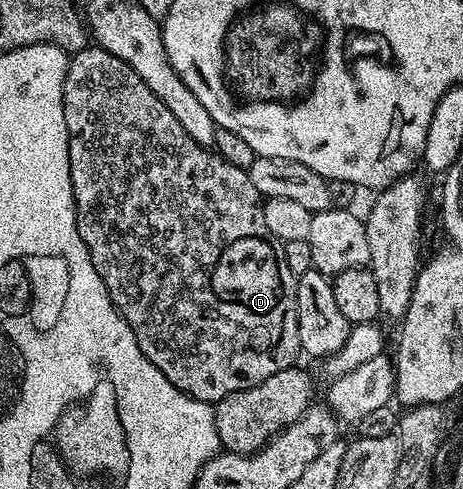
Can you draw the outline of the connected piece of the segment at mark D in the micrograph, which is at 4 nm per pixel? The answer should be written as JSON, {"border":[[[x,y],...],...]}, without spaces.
{"border":[[[91,44],[87,49],[70,55],[63,85],[63,107],[69,140],[69,176],[75,201],[77,232],[81,232],[81,240],[85,240],[93,268],[97,268],[109,292],[113,309],[119,313],[120,318],[127,321],[129,328],[133,328],[133,336],[137,336],[137,344],[141,344],[141,352],[149,356],[151,365],[157,367],[175,389],[196,398],[200,404],[217,403],[233,392],[253,388],[261,384],[261,380],[269,380],[269,376],[296,365],[300,361],[298,358],[301,358],[295,291],[297,275],[289,272],[289,264],[285,264],[283,243],[265,225],[261,195],[257,188],[253,188],[247,171],[229,164],[214,149],[197,144],[197,140],[193,140],[193,136],[181,128],[173,112],[169,112],[169,108],[165,108],[165,104],[153,96],[149,84],[137,76],[131,65],[100,46]]]}

